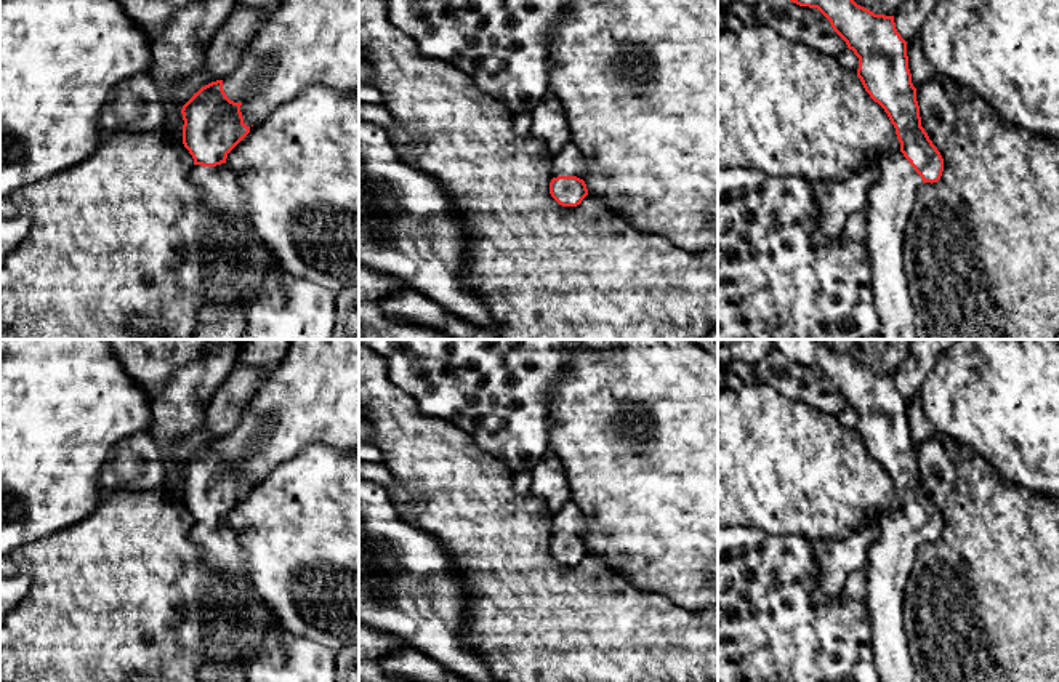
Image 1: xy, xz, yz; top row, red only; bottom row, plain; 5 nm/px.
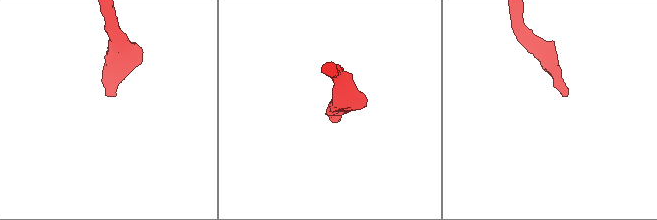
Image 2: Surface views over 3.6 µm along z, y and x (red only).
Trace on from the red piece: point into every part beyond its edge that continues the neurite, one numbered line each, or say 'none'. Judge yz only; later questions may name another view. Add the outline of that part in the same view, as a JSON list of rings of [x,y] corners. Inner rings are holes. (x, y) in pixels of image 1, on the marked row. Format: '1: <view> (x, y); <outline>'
1: yz (889, 202); [[[902,152],[880,160],[880,176],[872,184],[867,208],[865,261],[872,269],[872,295],[880,322],[881,339],[920,339],[916,309],[908,290],[905,267],[907,224],[923,179]]]

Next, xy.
1: xy (218, 189); [[[226,163],[194,165],[189,181],[203,207],[229,229],[237,245],[245,245],[252,223],[236,173]]]

